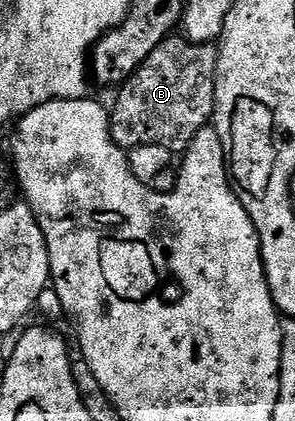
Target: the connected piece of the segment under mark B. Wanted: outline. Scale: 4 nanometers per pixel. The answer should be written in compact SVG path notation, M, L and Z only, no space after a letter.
M183 35L168 36L118 90L119 98L115 101L115 109L113 105L111 122L111 138L115 140L115 144L124 147L160 145L172 151L186 150L191 140L215 116L215 76L218 62L219 51L214 44L193 42Z

